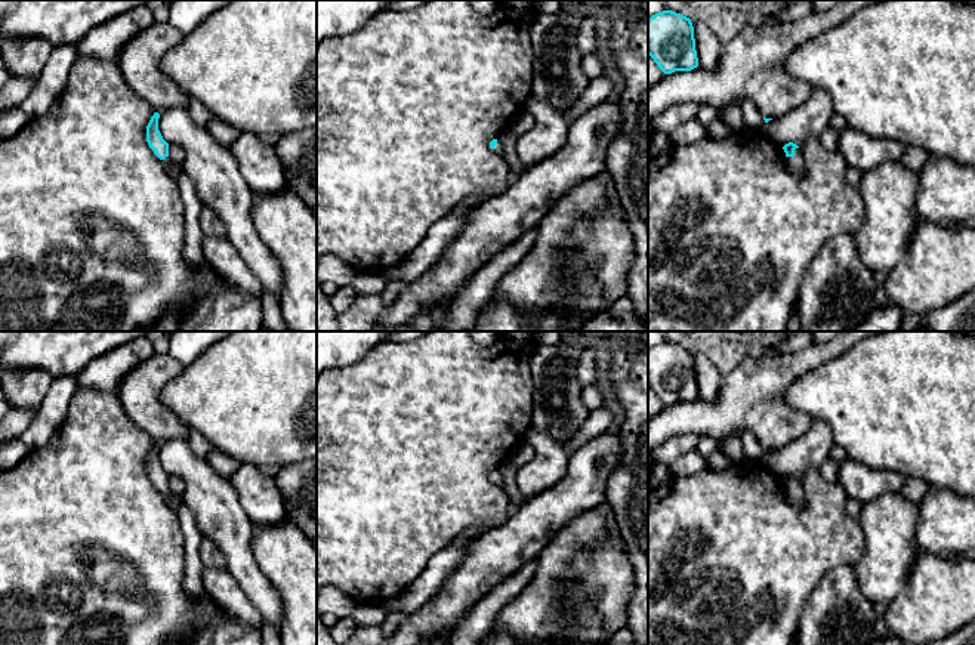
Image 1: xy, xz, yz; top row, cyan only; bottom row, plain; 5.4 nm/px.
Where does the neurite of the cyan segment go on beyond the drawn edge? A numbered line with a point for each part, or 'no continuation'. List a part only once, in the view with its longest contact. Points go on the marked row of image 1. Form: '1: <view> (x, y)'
1: yz (795, 163)

